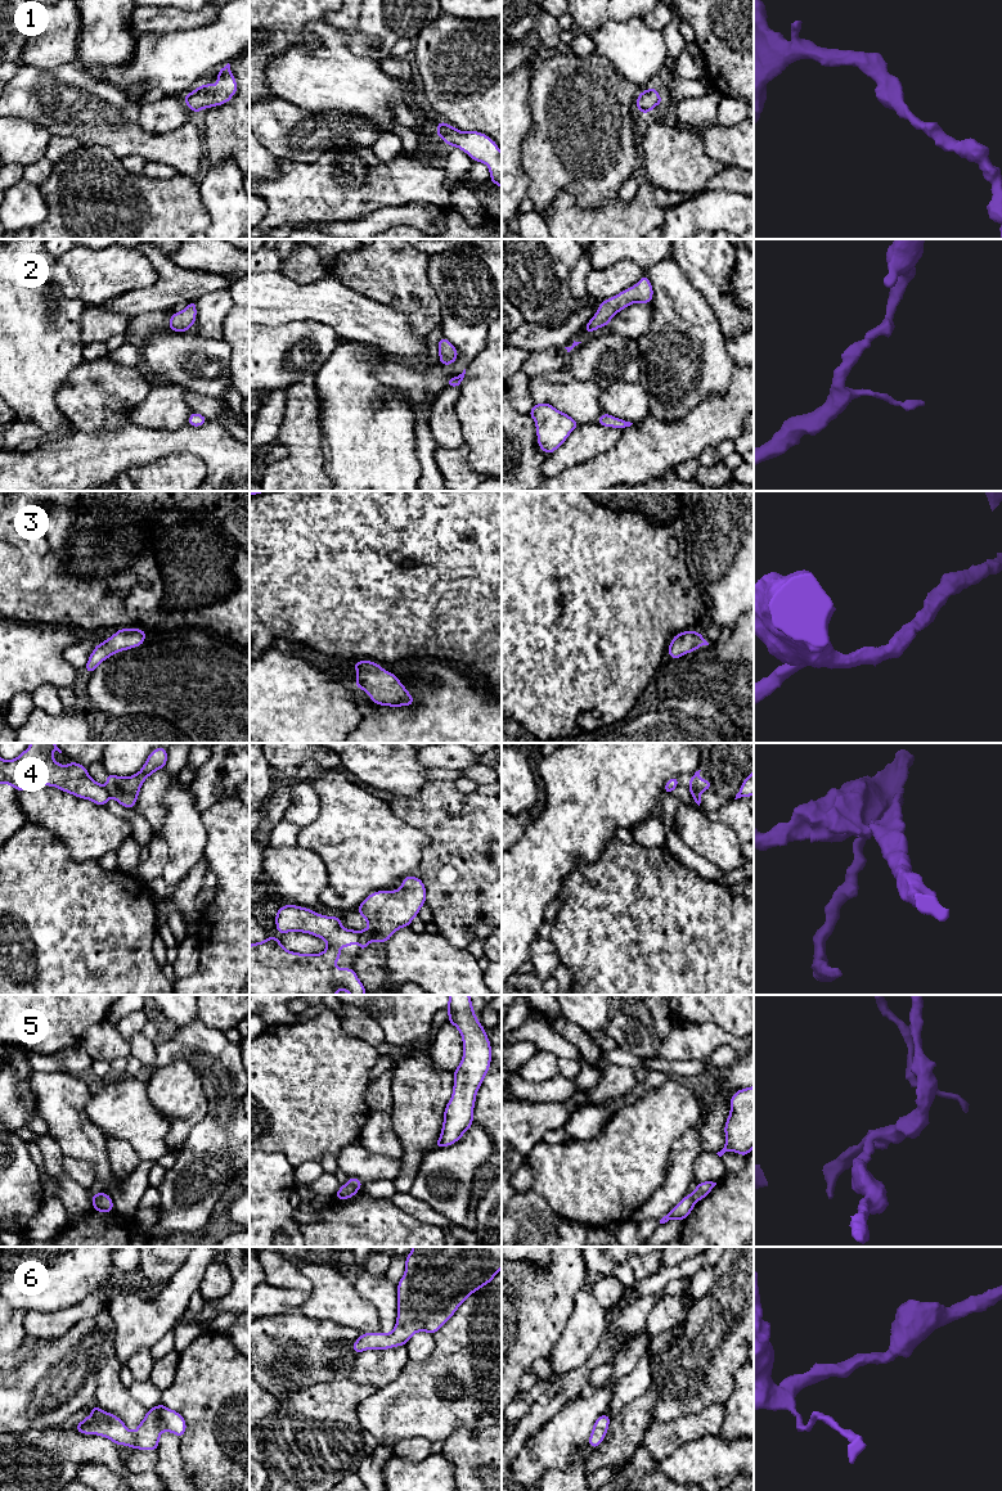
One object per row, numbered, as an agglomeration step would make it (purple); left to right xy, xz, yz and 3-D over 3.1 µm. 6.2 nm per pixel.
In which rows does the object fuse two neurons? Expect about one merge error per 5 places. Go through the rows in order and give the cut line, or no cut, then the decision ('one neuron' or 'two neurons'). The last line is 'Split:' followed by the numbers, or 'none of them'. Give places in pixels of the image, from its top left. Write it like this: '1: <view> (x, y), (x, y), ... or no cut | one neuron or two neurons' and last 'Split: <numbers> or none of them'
1: no cut | one neuron
2: no cut | one neuron
3: no cut | one neuron
4: xz (358, 932), (359, 941) | two neurons
5: xz (349, 1183), (358, 1190) | two neurons
6: no cut | one neuron
Split: 4, 5

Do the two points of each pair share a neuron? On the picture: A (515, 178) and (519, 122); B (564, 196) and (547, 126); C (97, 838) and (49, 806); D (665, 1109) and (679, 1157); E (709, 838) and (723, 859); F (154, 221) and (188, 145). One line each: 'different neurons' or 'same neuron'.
A: same neuron
B: different neurons
C: same neuron
D: different neurons
E: same neuron
F: different neurons

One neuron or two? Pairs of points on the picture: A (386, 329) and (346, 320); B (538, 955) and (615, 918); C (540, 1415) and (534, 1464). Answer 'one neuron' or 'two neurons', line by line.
A: one neuron
B: two neurons
C: two neurons

